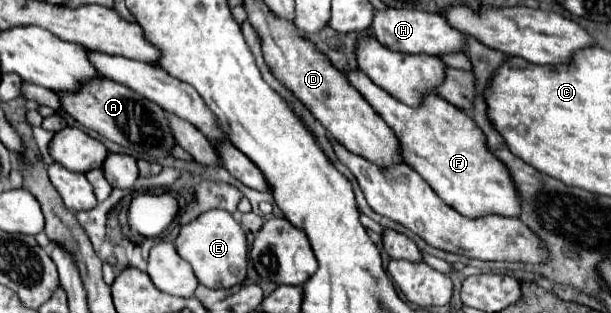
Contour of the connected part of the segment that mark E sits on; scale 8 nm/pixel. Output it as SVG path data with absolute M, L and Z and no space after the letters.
M206 211L192 223L184 225L176 239L176 251L184 261L192 265L198 281L210 289L230 289L232 285L242 283L246 279L246 231L228 211Z

